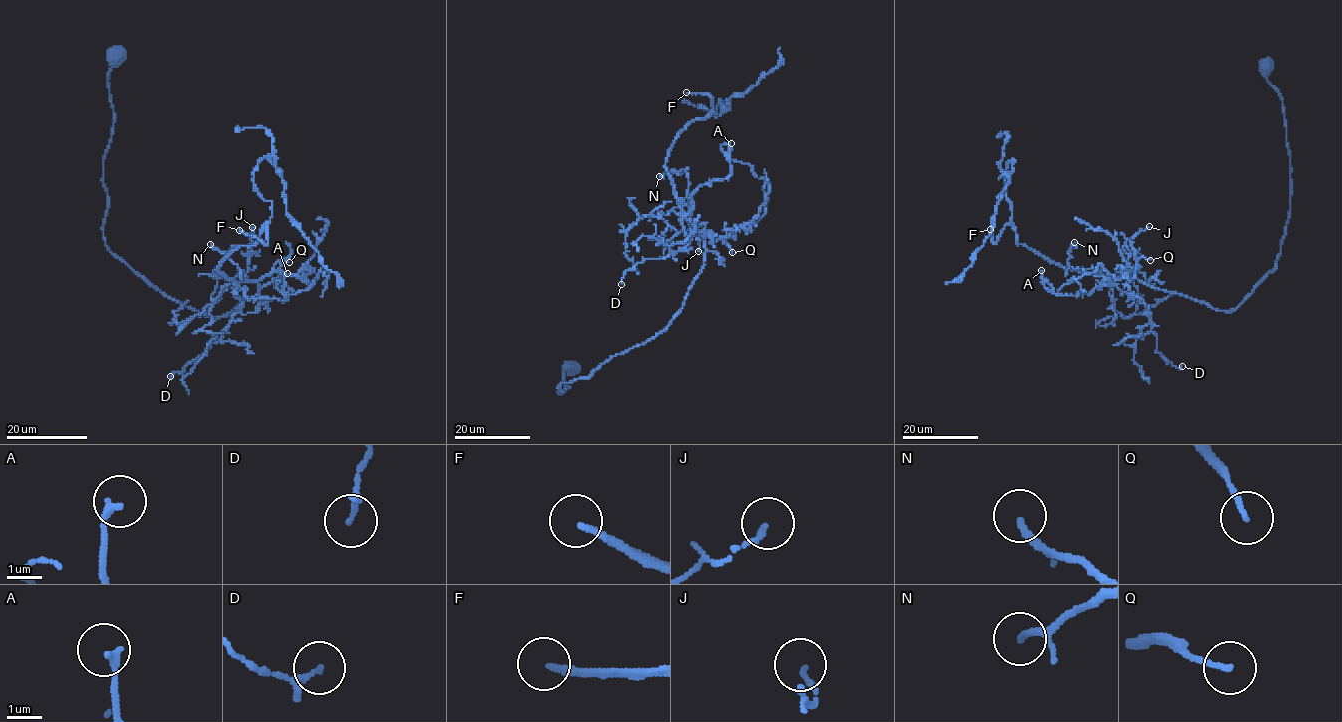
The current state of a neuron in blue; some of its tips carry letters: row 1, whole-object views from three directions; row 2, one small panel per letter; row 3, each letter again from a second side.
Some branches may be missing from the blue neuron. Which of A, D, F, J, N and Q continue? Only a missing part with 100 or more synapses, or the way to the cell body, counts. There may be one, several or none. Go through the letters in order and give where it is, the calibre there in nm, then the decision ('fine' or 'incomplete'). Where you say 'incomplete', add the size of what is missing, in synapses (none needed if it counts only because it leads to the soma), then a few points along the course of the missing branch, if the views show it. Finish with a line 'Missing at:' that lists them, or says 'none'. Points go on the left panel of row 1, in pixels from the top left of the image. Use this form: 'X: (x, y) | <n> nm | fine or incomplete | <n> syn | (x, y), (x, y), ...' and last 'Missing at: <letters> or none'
A: (287, 273) | 200 nm | fine
D: (170, 376) | 170 nm | fine
F: (239, 230) | 200 nm | incomplete | 120 syn
J: (252, 227) | 130 nm | fine
N: (210, 244) | 180 nm | fine
Q: (289, 262) | 140 nm | fine
Missing at: F

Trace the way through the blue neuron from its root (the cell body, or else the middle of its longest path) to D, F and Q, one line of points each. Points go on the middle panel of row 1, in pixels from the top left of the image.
D: (570, 368), (559, 392), (656, 336), (703, 266), (703, 237), (683, 216), (689, 242), (638, 262), (621, 284)
F: (570, 368), (559, 392), (656, 336), (703, 266), (666, 166), (712, 110), (686, 92)
Q: (570, 368), (559, 392), (656, 336), (703, 266), (704, 238), (721, 238), (732, 252)

